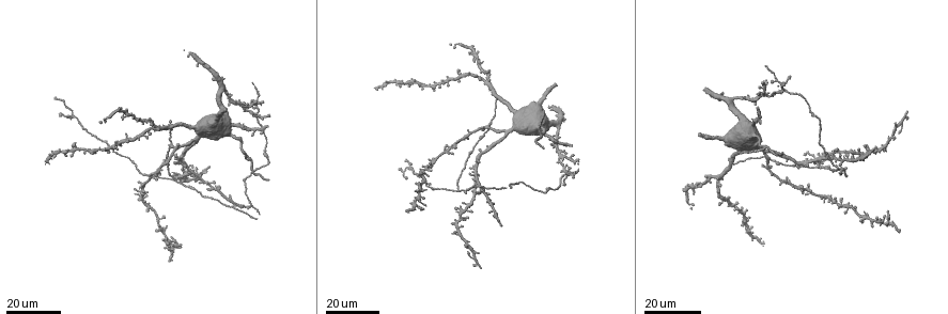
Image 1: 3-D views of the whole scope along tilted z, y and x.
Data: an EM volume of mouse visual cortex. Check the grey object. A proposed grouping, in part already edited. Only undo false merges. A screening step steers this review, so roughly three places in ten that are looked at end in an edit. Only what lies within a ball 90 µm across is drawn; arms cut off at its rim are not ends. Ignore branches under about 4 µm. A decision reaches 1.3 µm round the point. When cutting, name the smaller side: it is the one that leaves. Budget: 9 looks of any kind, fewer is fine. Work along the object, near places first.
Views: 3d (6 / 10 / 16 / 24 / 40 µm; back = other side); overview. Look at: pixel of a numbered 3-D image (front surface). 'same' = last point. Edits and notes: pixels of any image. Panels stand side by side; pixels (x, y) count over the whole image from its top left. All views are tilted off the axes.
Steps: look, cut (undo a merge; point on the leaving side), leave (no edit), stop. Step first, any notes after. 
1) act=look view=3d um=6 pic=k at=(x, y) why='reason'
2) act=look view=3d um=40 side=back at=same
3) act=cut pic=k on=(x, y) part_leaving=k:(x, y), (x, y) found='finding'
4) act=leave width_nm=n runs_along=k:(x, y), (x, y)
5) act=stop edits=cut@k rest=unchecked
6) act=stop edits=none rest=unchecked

act=look view=3d um=24 pic=1 at=(562, 155) why='four or more arms meet'

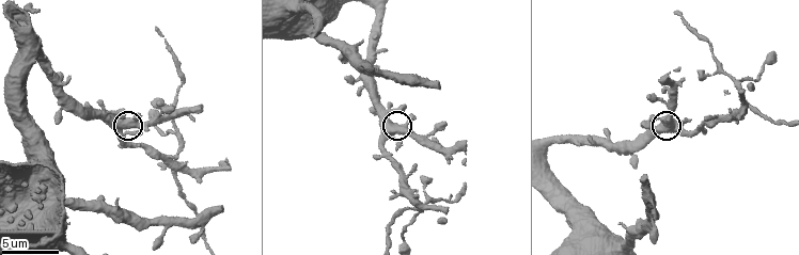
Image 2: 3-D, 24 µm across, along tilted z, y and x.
act=look view=3d um=10 pic=2 at=(123, 127)

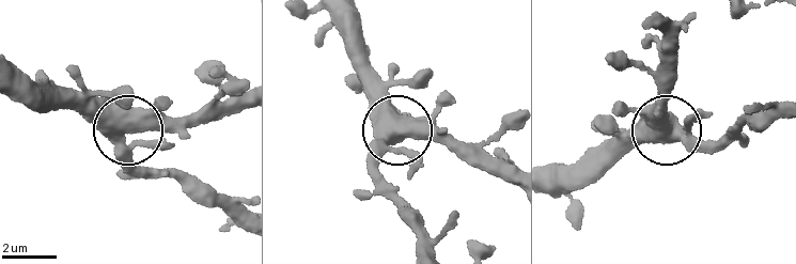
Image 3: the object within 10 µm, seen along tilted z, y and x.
act=leave arms=4 runs_along=3:(14, 72), (128, 130), (191, 126) found='all the same cell'

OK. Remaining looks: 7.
act=look view=3d um=10 pic=2 at=(405, 207) why='two arms in line, one across'

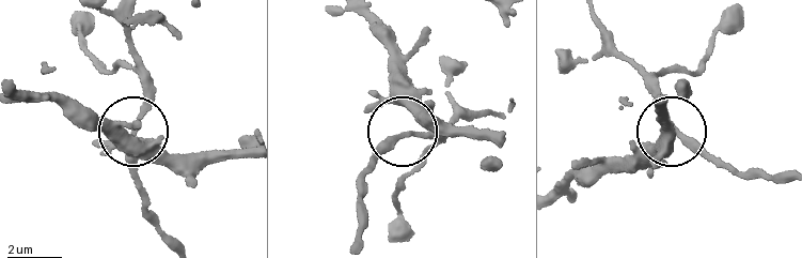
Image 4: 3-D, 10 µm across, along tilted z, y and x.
act=look view=3d um=10 side=back pic=4 at=(405, 137)

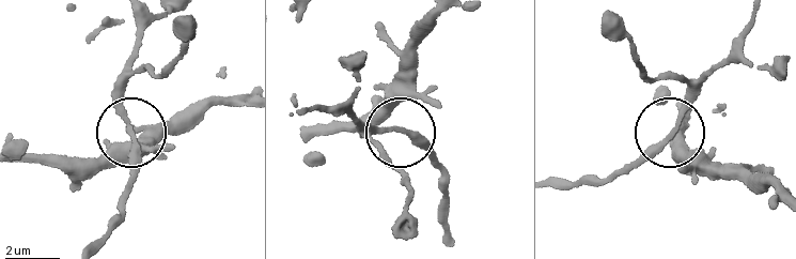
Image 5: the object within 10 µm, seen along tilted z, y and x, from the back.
act=leave found='all the same cell'

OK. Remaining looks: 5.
act=look view=3d um=24 pic=1 at=(765, 145) why='branch point'

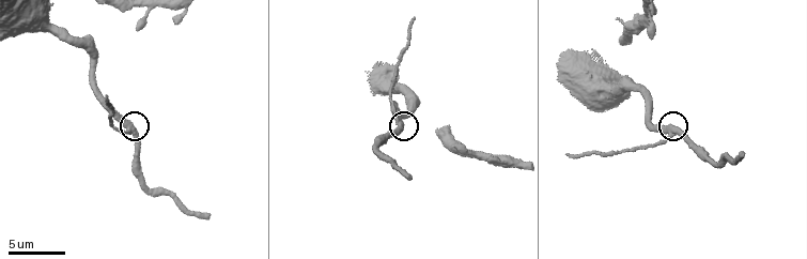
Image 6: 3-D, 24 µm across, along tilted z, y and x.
act=look view=3d um=6 pic=6 at=(670, 135) why='closer look'

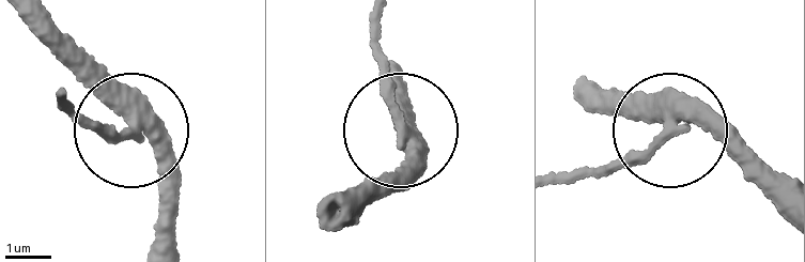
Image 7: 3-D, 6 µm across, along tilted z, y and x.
act=cut pic=7 on=(93, 123) part_leaving=7:(133, 125), (109, 133), (58, 93) found='a second cell is stuck on'

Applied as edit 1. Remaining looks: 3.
act=look view=overview

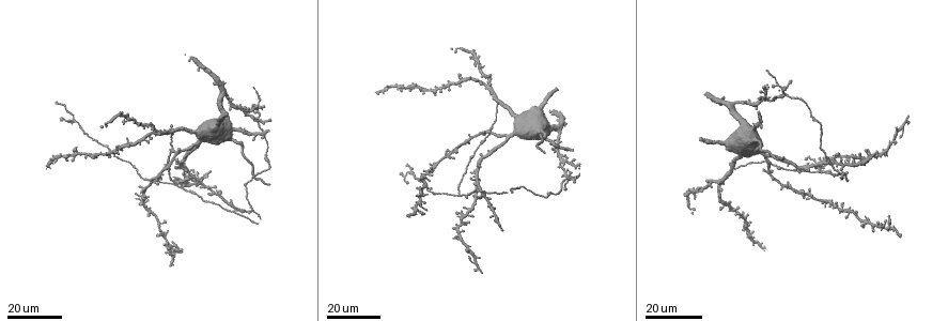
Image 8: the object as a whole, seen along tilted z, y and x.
act=look view=3d um=24 pic=8 at=(467, 193) why='side arm on a straight run'

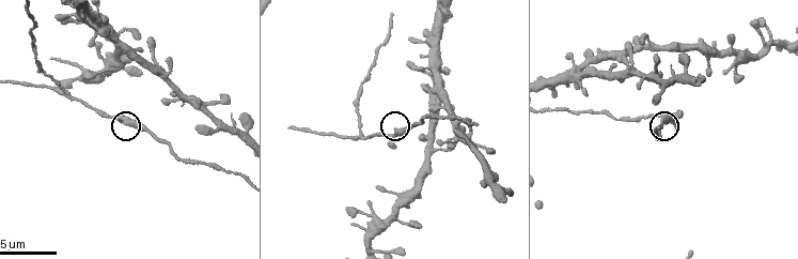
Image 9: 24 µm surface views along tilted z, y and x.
act=look view=3d um=6 pic=9 at=(121, 120)

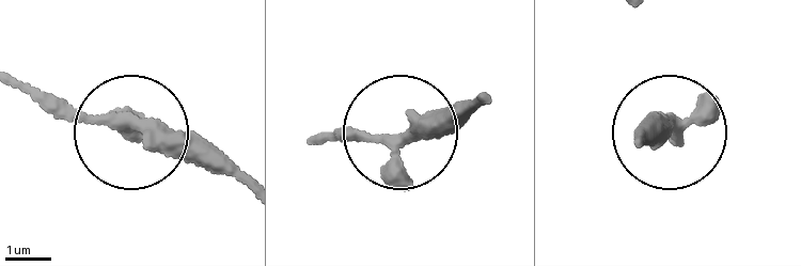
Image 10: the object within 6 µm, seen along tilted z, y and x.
act=leave width_nm=300 runs_along=10:(324, 138), (419, 134), (455, 100) found='continuous, no second cell'

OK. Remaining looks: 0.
act=stop edits=cut@7 rest=unchecked

